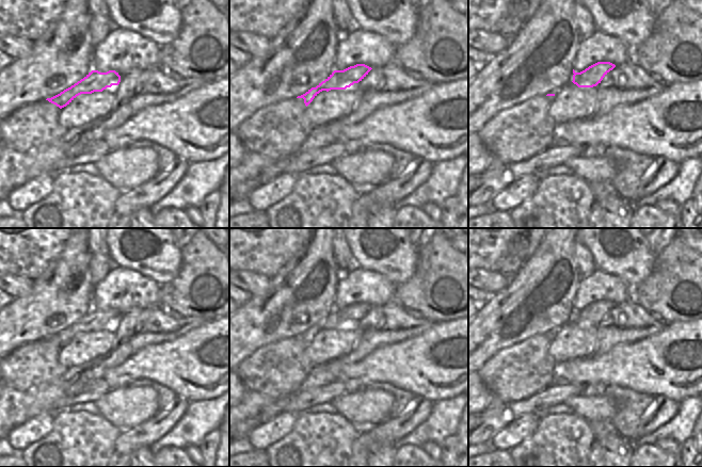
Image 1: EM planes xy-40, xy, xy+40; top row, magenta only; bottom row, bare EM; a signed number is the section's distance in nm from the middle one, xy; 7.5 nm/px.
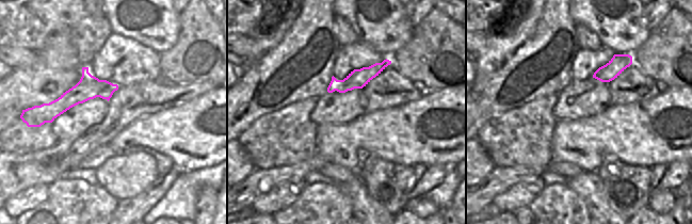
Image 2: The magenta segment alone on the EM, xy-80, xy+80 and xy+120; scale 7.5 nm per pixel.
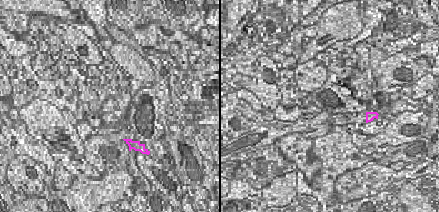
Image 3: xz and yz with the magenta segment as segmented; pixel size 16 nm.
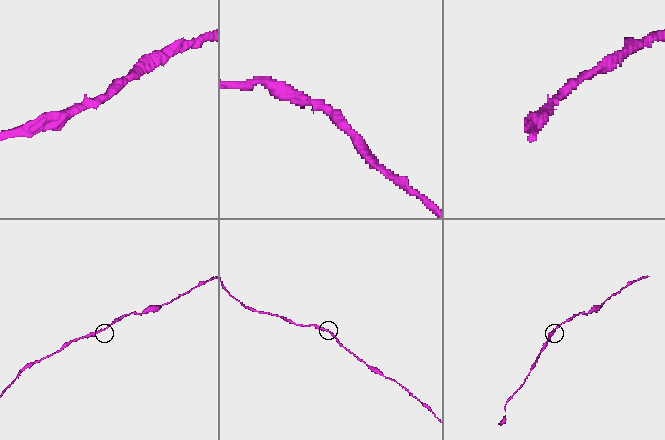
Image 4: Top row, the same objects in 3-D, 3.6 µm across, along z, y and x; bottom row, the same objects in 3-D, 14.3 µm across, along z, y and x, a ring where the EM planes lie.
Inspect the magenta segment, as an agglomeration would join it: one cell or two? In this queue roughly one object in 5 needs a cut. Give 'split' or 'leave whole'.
leave whole

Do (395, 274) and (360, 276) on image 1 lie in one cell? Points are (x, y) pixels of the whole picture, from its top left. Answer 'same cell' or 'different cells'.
different cells

